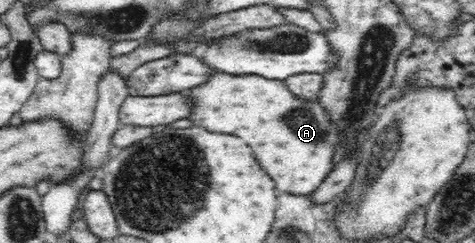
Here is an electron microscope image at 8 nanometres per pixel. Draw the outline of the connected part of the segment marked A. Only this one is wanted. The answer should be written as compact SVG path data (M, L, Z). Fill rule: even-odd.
M216 71L204 83L185 93L189 111L194 111L186 118L192 119L193 123L202 125L208 131L242 137L254 149L256 159L264 167L264 171L274 179L278 193L312 195L331 172L332 161L334 161L334 141L338 141L334 133L339 132L336 131L334 123L328 119L326 111L323 111L322 104L294 95L283 80L261 76L230 76Z

